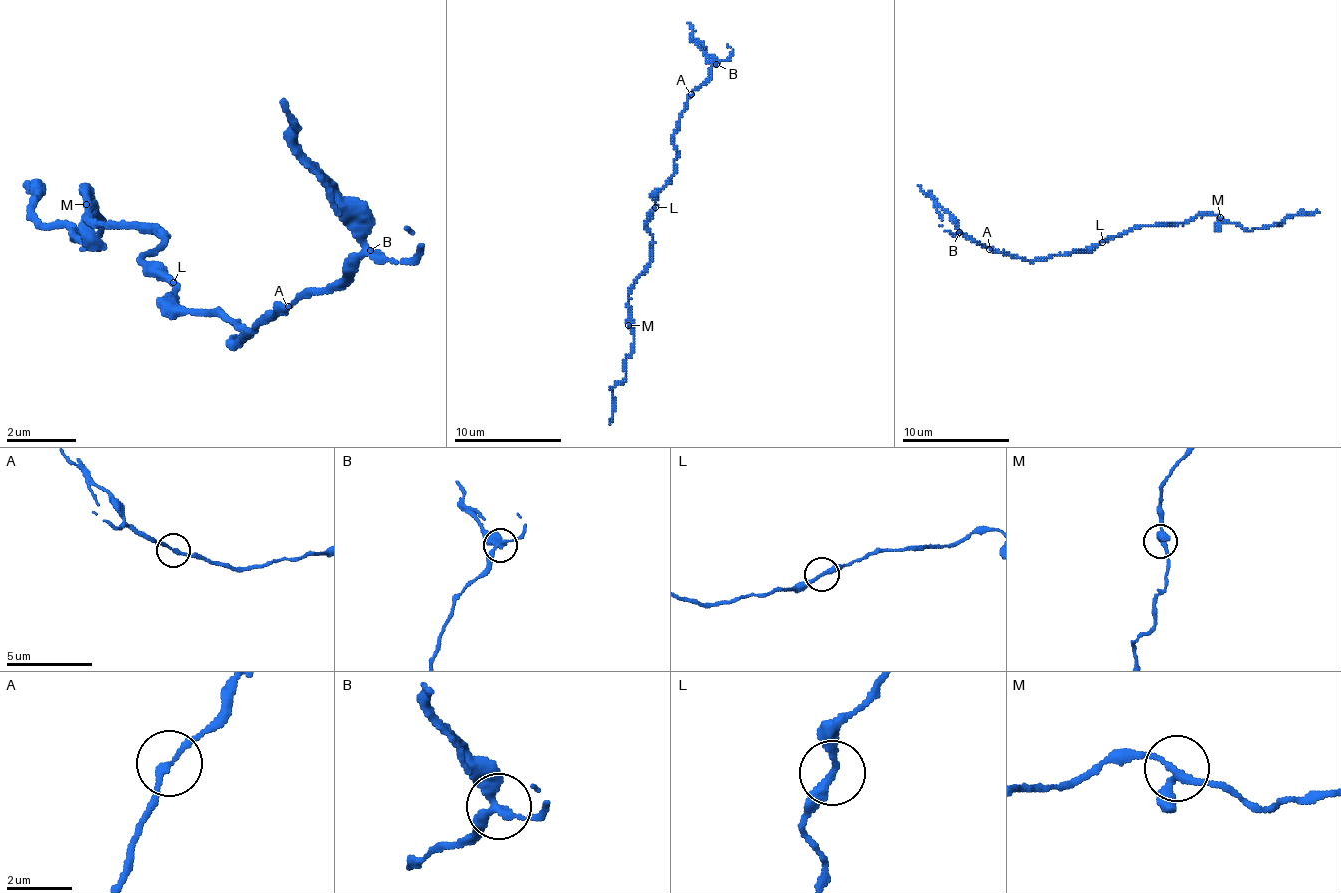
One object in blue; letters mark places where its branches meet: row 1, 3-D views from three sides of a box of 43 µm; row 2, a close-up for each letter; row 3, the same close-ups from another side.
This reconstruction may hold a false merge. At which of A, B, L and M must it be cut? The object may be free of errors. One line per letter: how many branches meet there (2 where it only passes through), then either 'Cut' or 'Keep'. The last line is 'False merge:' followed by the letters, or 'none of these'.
A: Branches: 2. Keep
B: Branches: 3. Cut
L: Branches: 2. Keep
M: Branches: 3. Keep
False merge: B

